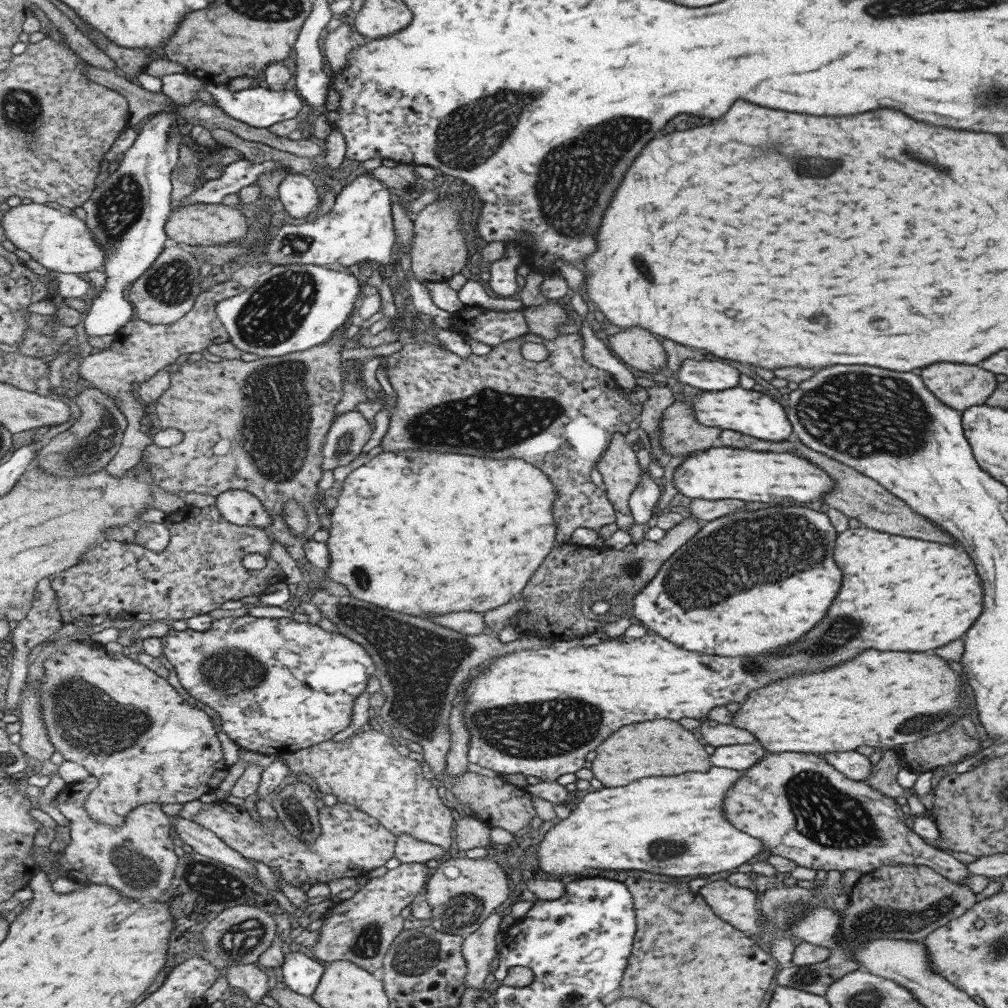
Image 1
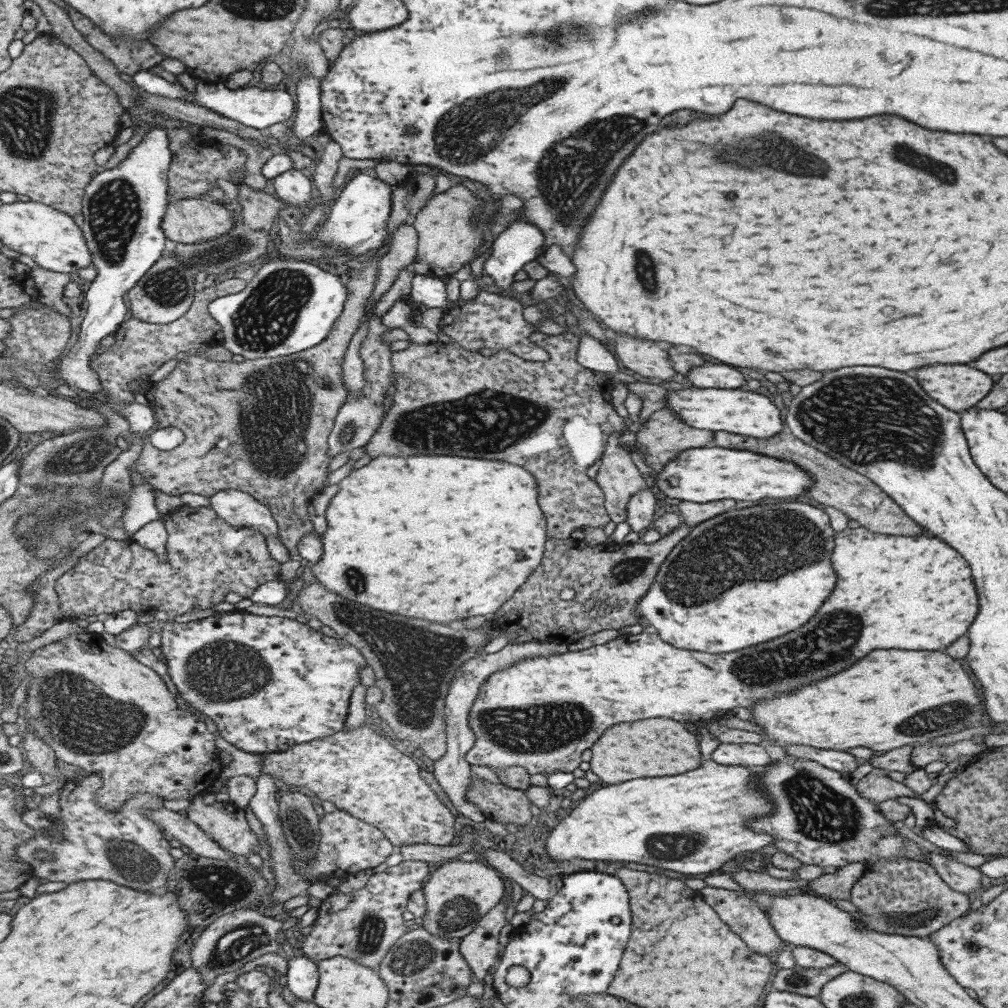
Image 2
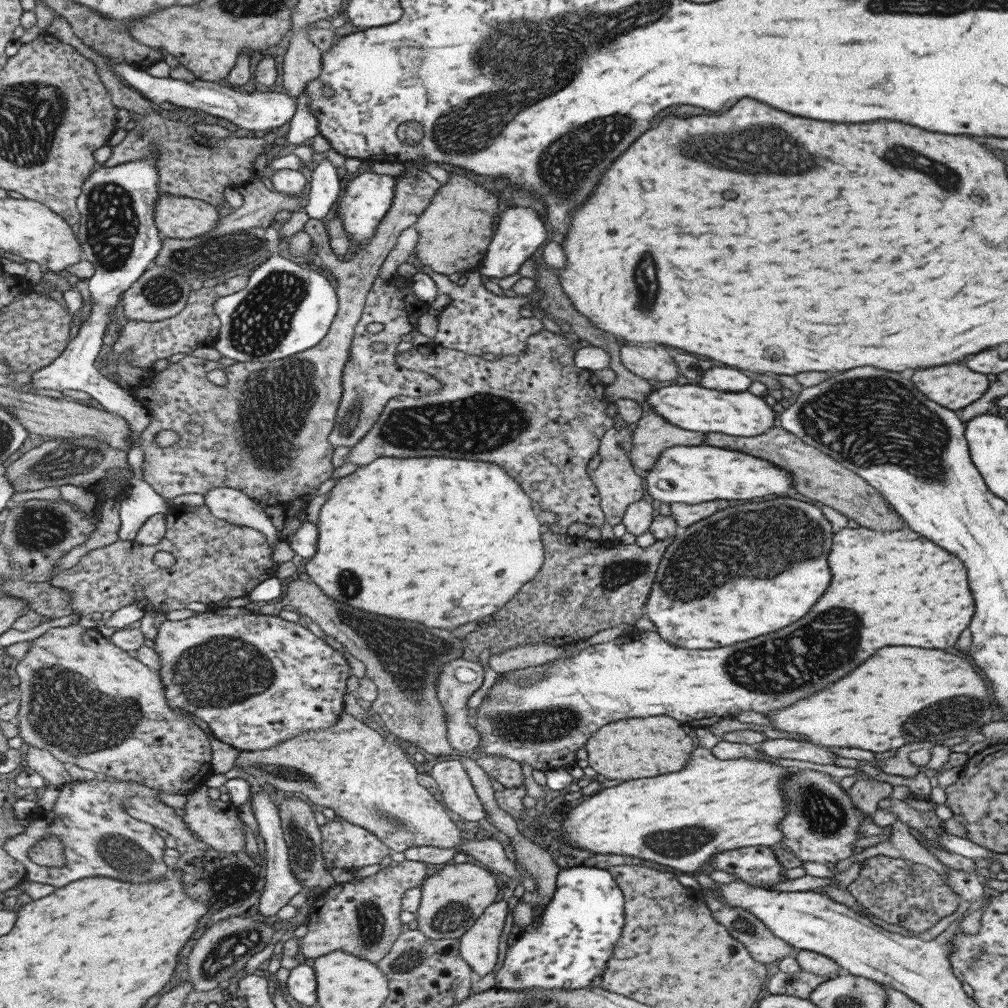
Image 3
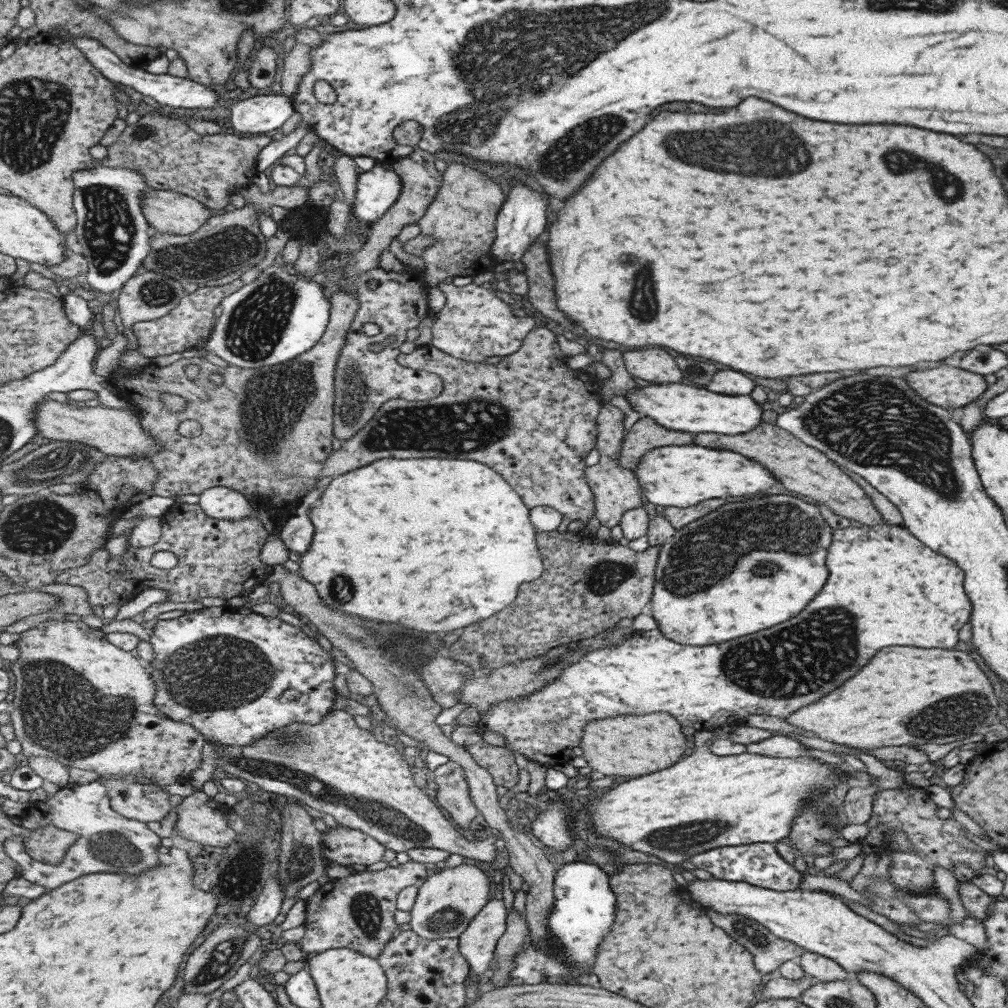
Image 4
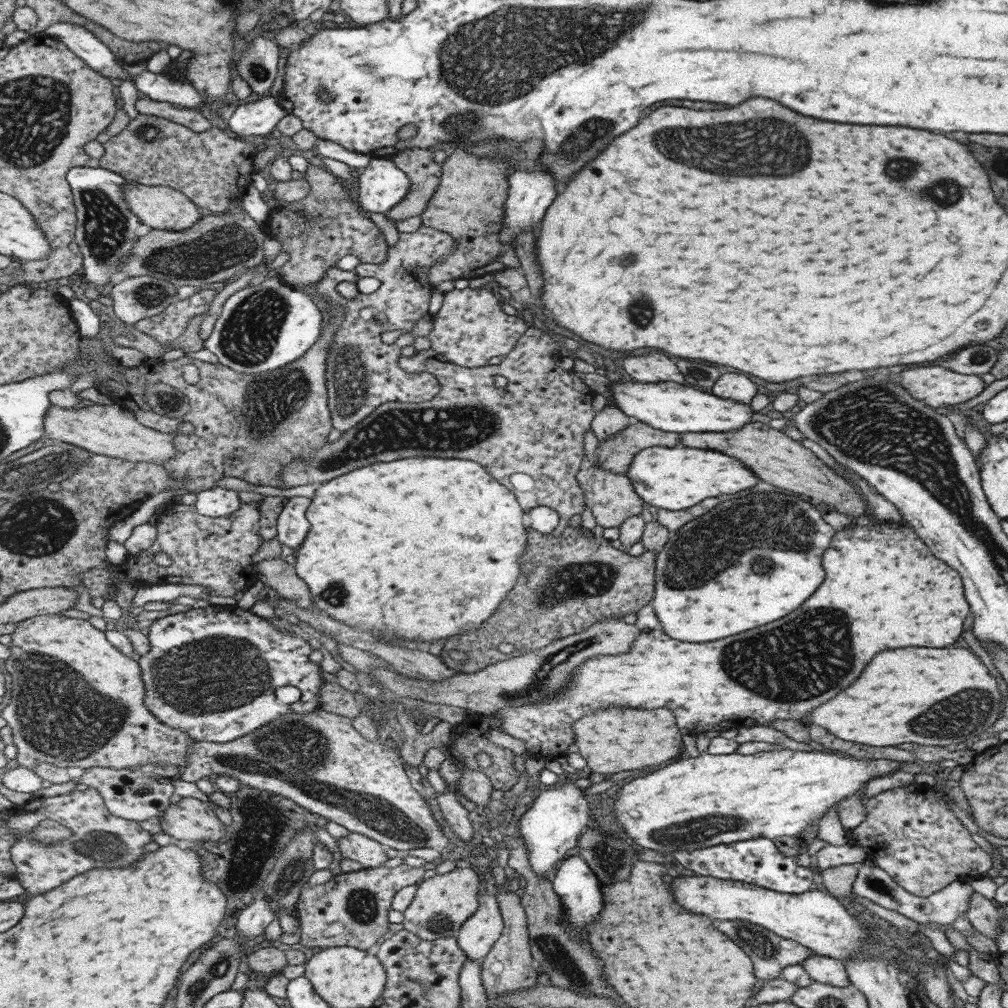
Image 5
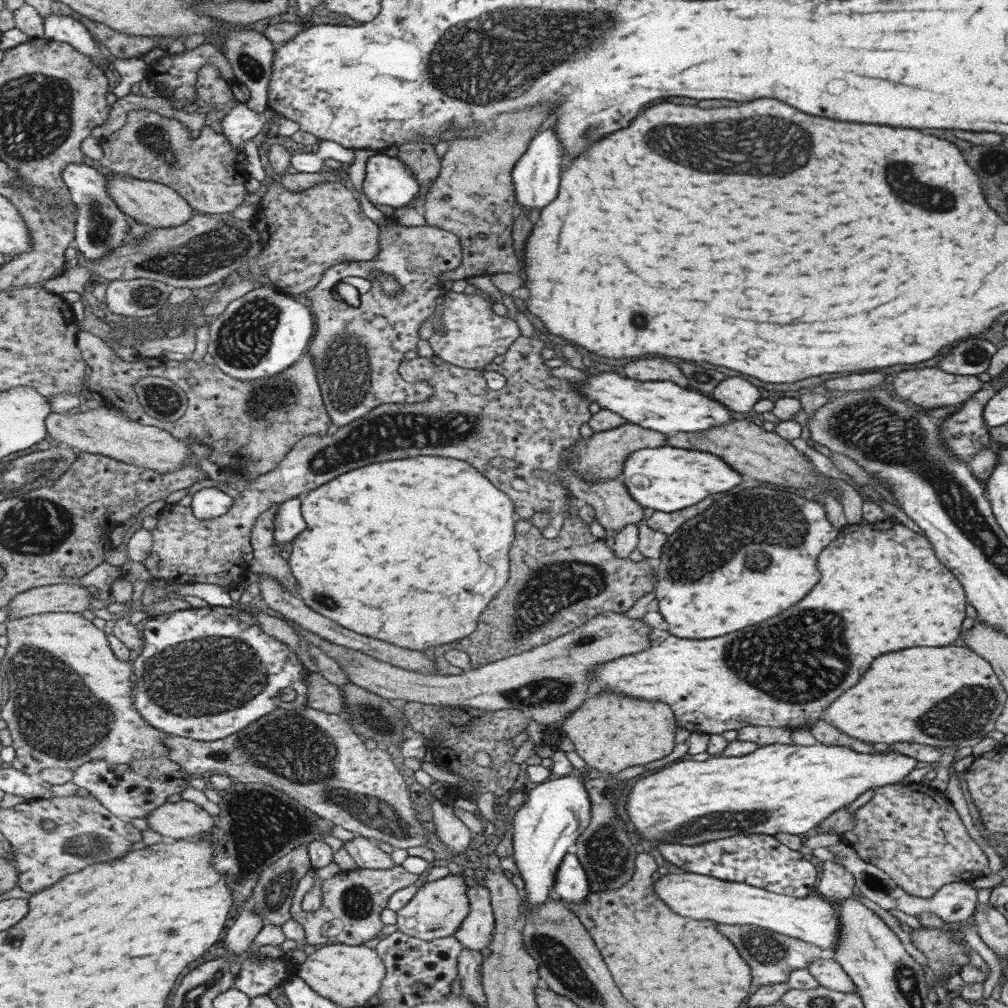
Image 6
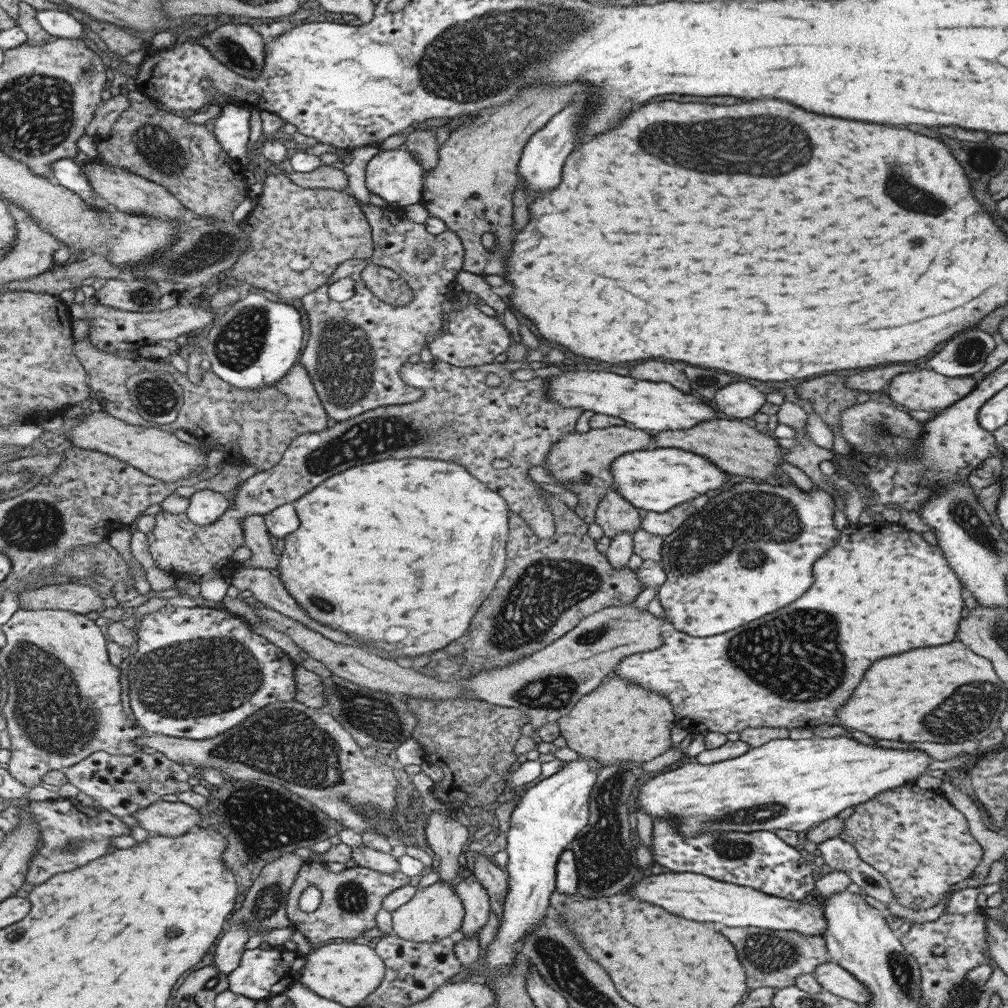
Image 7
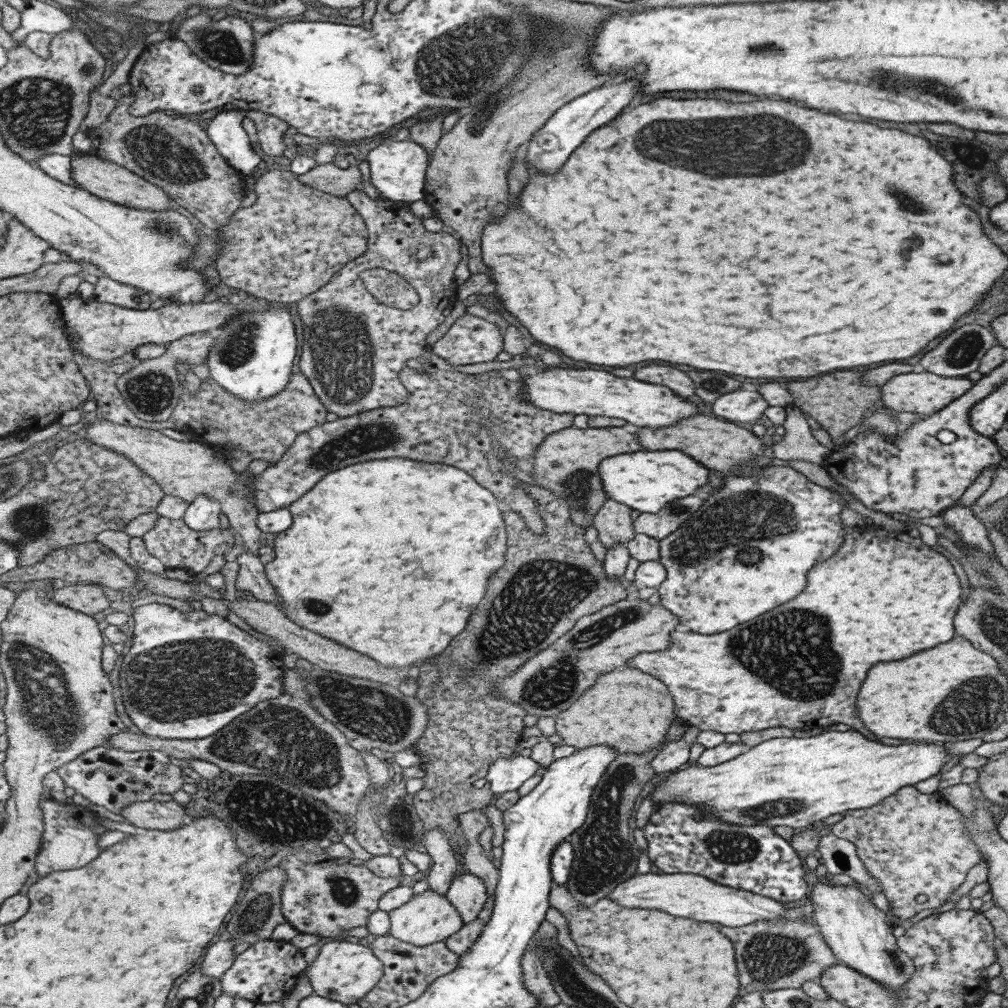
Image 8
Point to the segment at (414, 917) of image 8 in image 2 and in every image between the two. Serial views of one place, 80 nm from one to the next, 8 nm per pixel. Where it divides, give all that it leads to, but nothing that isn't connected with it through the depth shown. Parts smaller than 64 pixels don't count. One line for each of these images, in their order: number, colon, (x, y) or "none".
2: (457, 894)
3: (451, 899)
4: (445, 902)
5: (440, 906)
6: (436, 910)
7: (434, 912)

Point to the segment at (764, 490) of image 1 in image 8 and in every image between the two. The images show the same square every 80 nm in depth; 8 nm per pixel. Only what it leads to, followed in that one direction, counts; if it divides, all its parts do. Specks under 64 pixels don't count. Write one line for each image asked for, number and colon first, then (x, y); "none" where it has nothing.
2: (702, 475)
3: (691, 475)
4: (680, 476)
5: (675, 478)
6: (666, 479)
7: (655, 479)
8: (645, 481)

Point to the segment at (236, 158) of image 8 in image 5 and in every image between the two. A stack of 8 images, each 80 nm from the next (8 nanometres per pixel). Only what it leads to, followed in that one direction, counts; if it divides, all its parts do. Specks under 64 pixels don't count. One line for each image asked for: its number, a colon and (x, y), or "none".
5: (260, 117)
6: (241, 123)
7: (232, 128)

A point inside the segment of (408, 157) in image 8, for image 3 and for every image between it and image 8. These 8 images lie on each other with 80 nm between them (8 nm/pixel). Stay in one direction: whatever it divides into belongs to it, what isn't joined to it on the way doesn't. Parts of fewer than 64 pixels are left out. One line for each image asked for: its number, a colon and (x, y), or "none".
3: (366, 201)
4: (379, 188)
5: (382, 185)
6: (389, 181)
7: (395, 175)

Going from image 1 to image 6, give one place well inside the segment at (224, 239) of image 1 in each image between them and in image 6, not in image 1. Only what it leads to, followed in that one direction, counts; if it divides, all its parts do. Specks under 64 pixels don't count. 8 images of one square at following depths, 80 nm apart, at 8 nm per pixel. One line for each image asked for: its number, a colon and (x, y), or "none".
2: (189, 221)
3: (178, 217)
4: (171, 212)
5: (164, 208)
6: (149, 202)

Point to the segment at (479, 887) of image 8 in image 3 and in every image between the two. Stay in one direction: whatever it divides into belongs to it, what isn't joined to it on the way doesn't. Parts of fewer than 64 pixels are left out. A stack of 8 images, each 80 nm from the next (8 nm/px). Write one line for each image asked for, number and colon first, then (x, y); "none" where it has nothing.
3: (478, 945)
4: (476, 943)
5: (482, 928)
6: (475, 932)
7: (472, 895)

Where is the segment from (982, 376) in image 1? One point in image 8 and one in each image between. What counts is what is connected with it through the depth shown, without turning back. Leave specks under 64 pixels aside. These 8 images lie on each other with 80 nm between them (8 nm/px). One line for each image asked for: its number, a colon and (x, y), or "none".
2: (957, 387)
3: (951, 386)
4: (947, 387)
5: (935, 386)
6: (927, 387)
7: (923, 390)
8: (920, 392)

